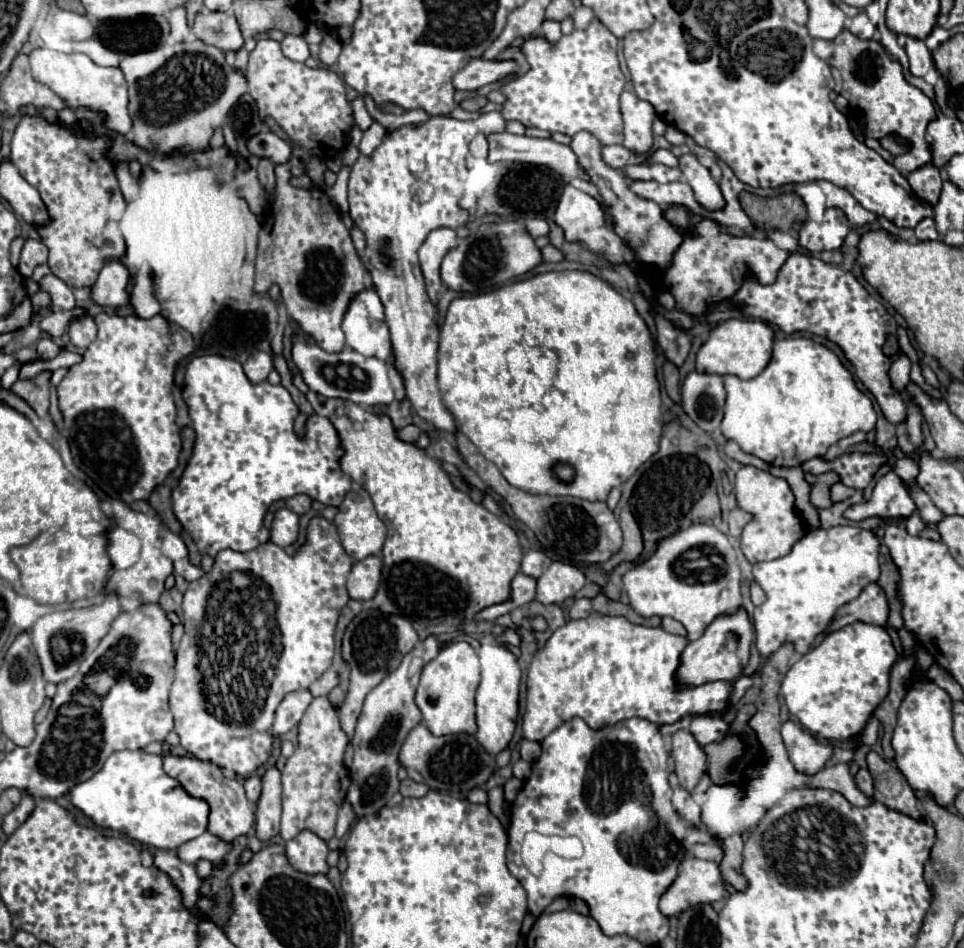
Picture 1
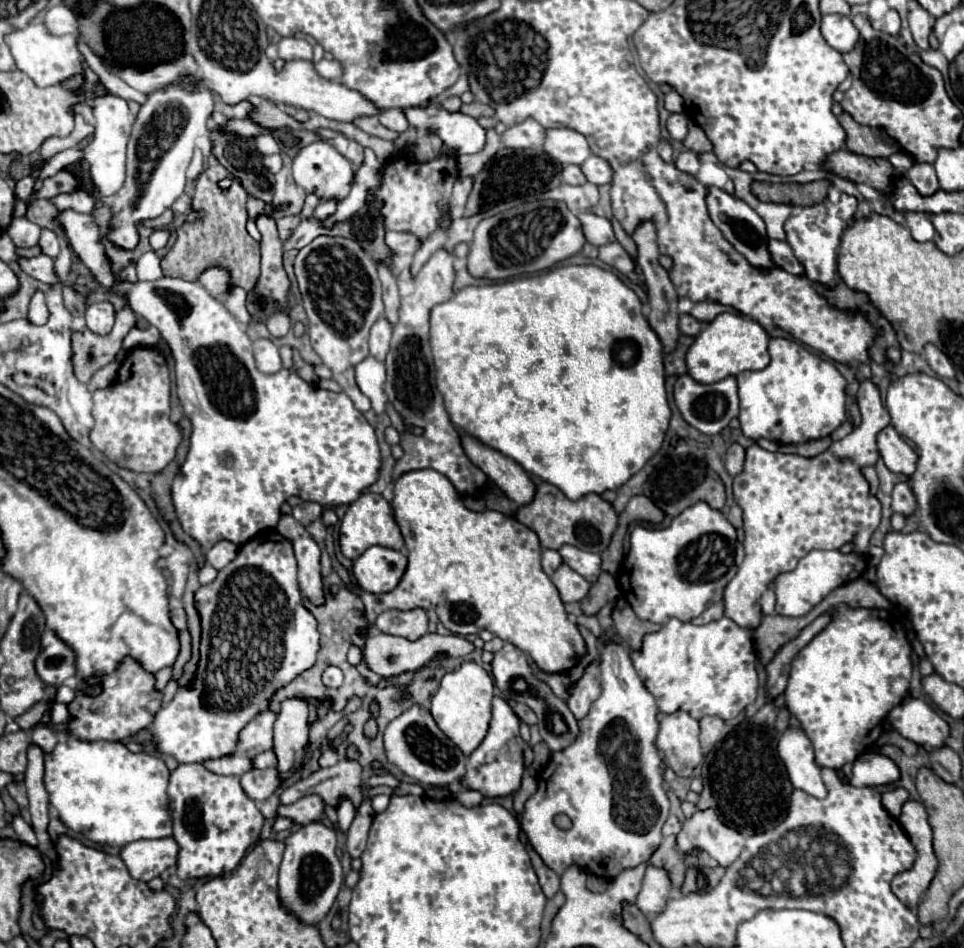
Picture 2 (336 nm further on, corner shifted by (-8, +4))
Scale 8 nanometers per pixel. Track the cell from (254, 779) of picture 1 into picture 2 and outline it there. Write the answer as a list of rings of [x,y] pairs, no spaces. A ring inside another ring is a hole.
[[[250,769],[240,777],[244,793],[254,799],[254,801],[264,801],[268,799],[278,787],[280,779],[276,779],[276,769]]]

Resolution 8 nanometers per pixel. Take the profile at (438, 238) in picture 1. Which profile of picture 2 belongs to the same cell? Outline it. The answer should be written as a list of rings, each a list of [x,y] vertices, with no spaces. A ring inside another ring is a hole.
[[[438,249],[416,275],[414,293],[402,299],[400,321],[394,325],[390,351],[386,355],[388,379],[386,379],[384,391],[390,403],[396,407],[396,411],[404,417],[406,425],[418,425],[424,429],[422,437],[414,437],[406,431],[402,433],[404,457],[396,463],[394,477],[400,477],[406,471],[430,467],[430,469],[444,473],[452,481],[456,491],[464,497],[464,495],[476,493],[484,485],[484,481],[488,481],[488,477],[476,465],[472,465],[466,453],[462,451],[458,431],[452,425],[444,409],[444,403],[442,403],[442,393],[436,387],[436,367],[432,361],[430,339],[428,339],[430,309],[438,303],[448,301],[454,295],[452,293],[452,283],[454,283],[452,263],[454,263],[454,255],[446,249]]]

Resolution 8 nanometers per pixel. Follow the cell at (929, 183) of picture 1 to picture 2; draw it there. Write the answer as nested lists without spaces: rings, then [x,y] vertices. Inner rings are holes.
[[[916,163],[912,169],[906,171],[908,179],[912,179],[912,185],[922,193],[922,195],[932,195],[932,191],[938,191],[938,177],[936,171],[930,163]]]

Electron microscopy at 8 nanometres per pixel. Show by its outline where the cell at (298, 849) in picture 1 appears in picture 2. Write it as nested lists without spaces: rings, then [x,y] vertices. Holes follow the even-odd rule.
[[[322,822],[310,823],[308,827],[298,827],[286,841],[286,851],[280,865],[280,899],[288,909],[292,909],[306,923],[320,923],[330,911],[340,885],[342,885],[342,865],[336,857],[336,831]]]

